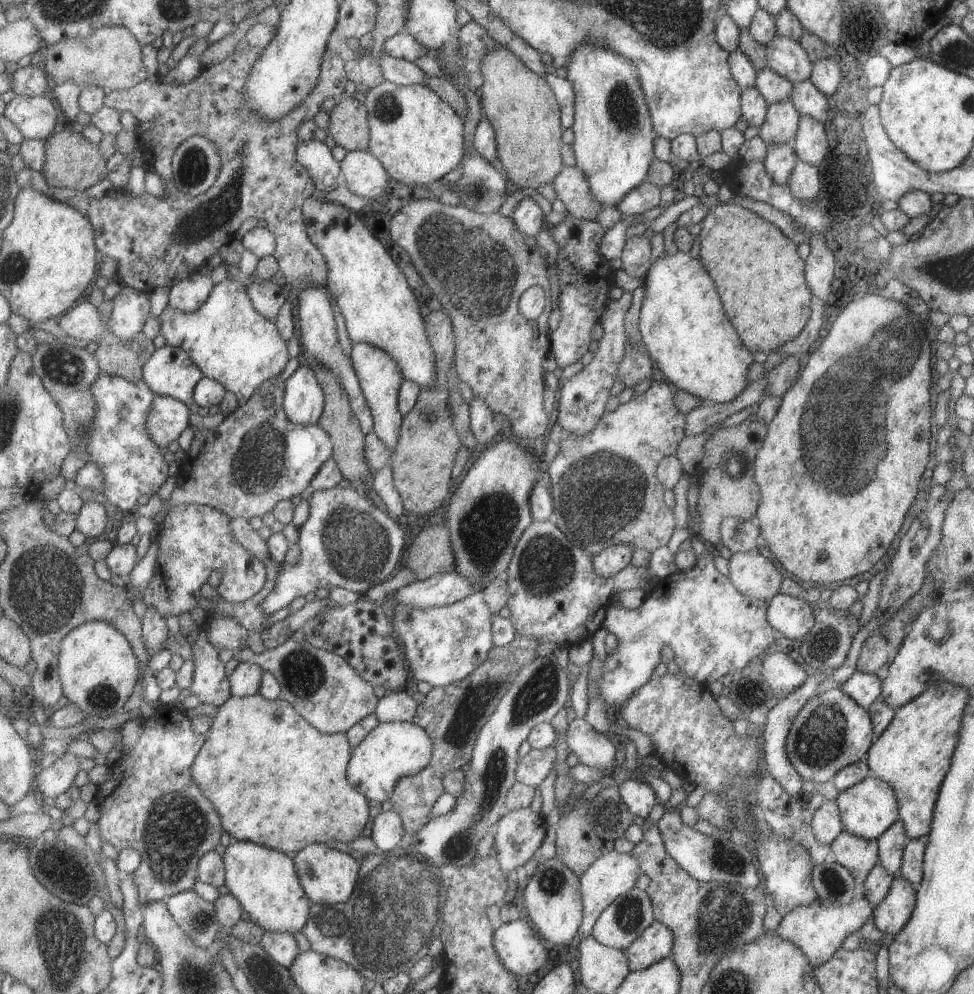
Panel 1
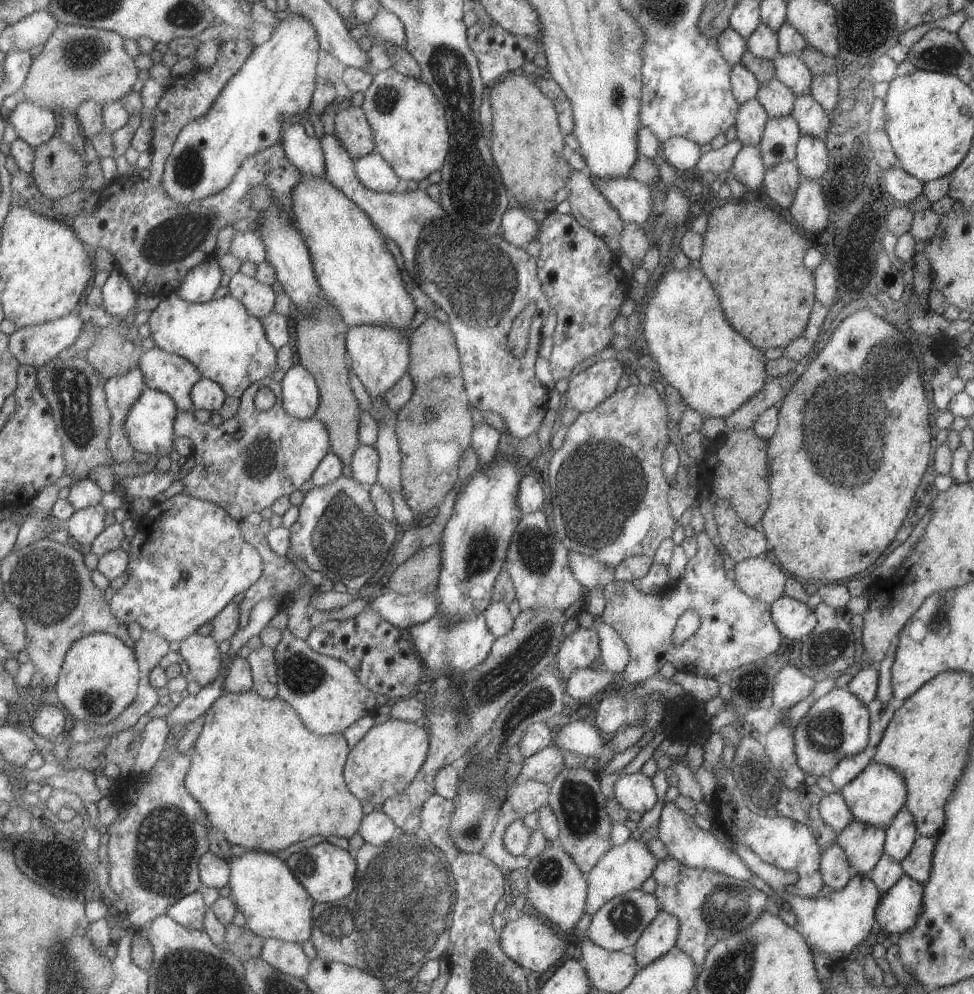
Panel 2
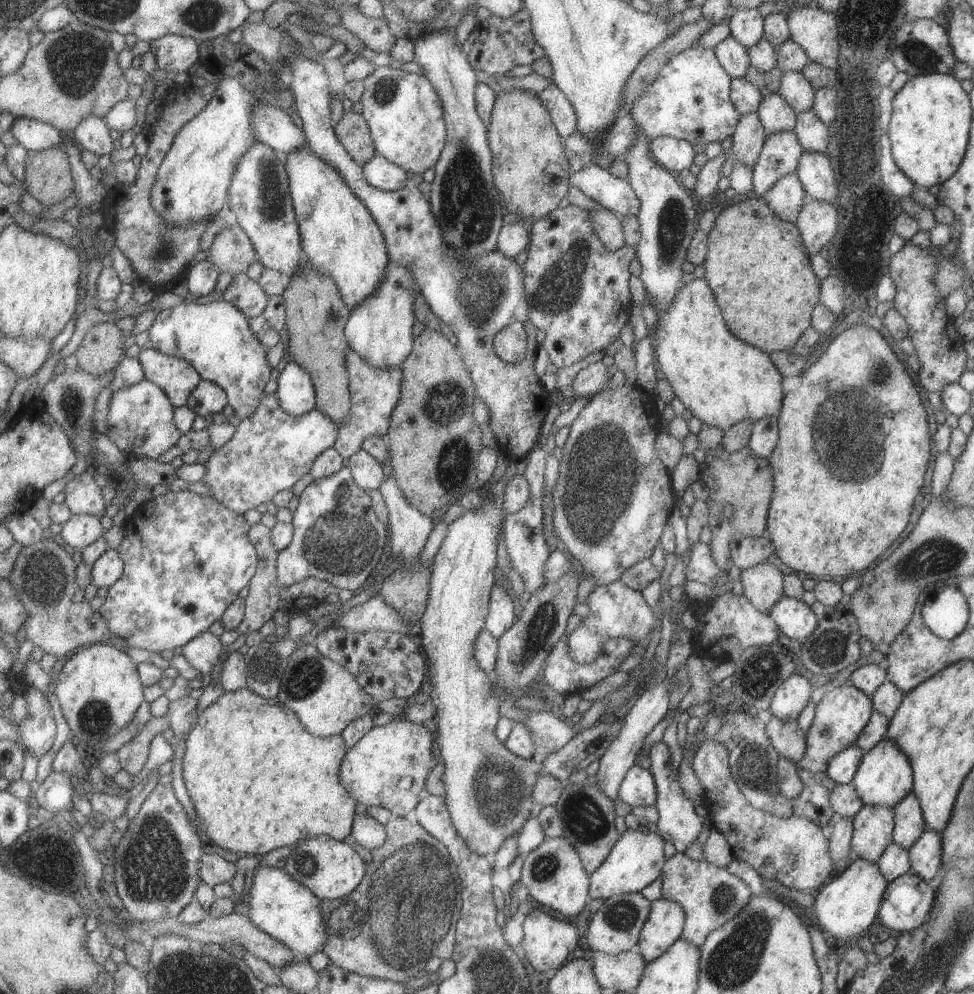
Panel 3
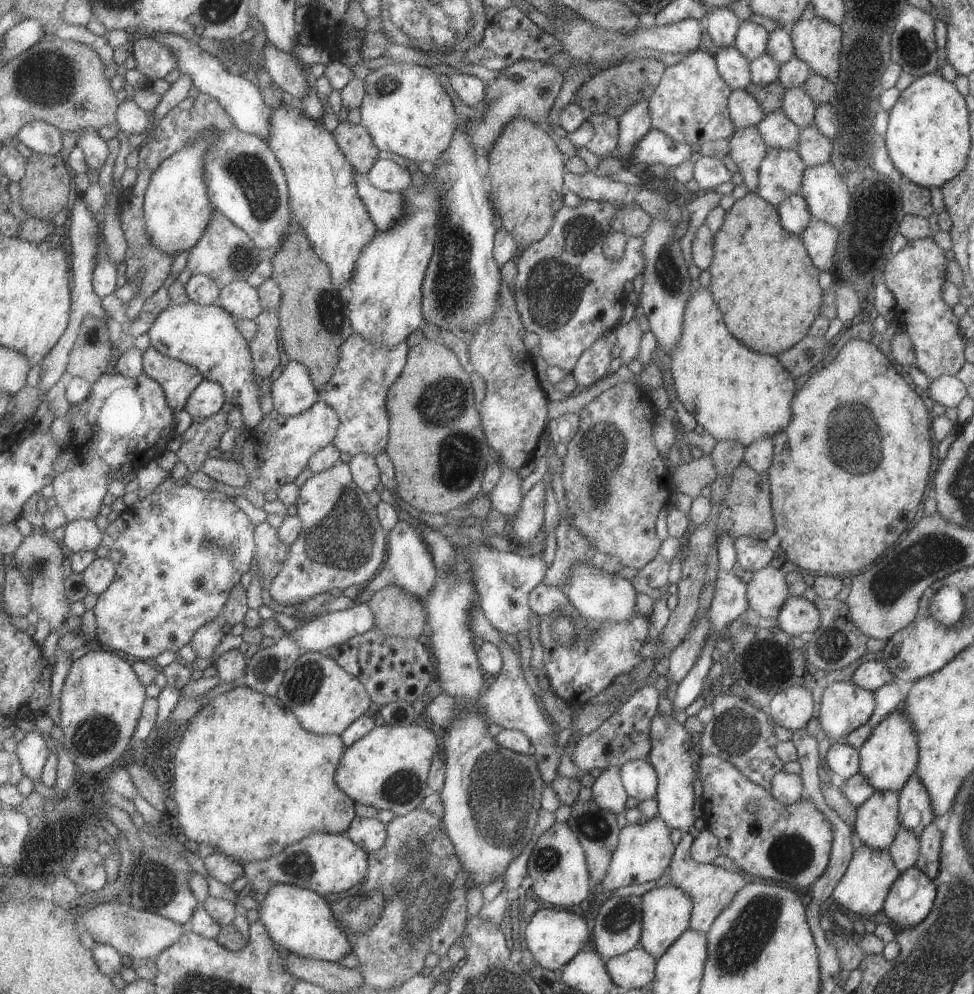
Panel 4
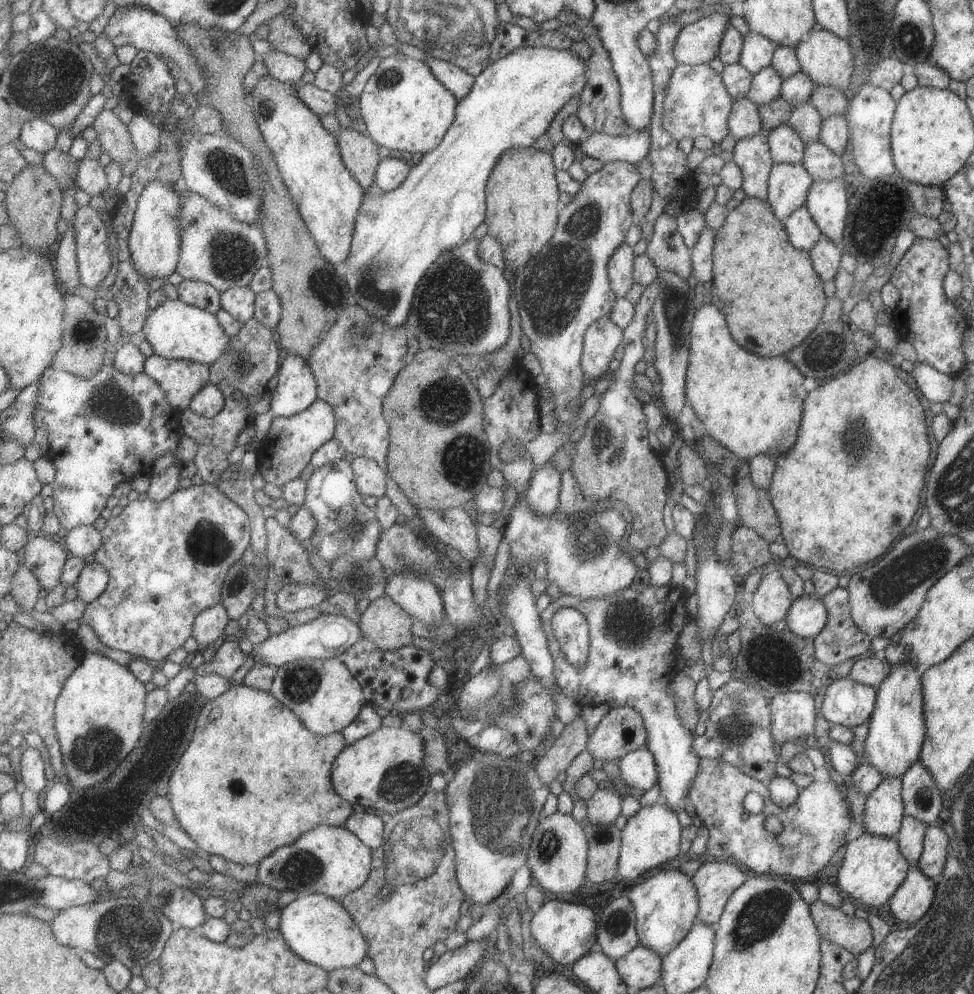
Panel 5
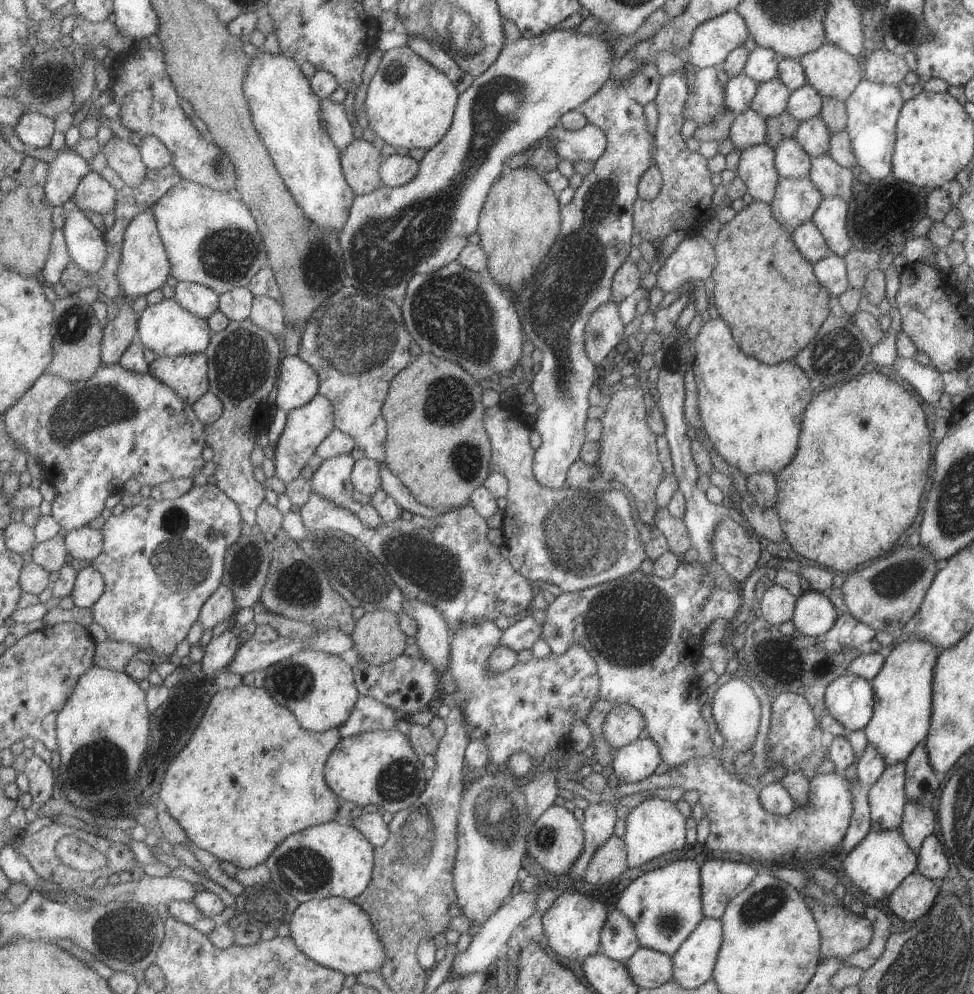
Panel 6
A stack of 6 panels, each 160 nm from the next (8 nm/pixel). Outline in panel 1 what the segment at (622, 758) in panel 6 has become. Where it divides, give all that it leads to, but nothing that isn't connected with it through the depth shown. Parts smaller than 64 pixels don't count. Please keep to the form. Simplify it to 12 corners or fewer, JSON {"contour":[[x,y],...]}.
{"contour":[[633,775],[618,786],[631,815],[645,819],[658,802],[650,785]]}

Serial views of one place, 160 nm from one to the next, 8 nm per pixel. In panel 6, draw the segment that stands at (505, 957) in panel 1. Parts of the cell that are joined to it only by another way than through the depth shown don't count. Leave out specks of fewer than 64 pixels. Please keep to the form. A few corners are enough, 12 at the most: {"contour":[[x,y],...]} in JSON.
{"contour":[[578,891],[542,914],[548,945],[567,958],[599,953],[608,910]]}

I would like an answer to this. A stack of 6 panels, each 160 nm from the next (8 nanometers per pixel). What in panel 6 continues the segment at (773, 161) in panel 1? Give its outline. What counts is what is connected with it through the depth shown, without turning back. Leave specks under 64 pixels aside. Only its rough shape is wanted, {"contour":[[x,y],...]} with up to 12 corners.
{"contour":[[810,220],[793,229],[791,238],[812,265],[831,254]]}

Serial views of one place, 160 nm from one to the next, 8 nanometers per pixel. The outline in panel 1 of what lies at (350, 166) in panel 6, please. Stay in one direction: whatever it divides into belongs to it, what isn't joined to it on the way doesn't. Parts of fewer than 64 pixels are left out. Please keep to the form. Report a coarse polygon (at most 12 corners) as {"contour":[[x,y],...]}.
{"contour":[[347,97],[331,111],[330,132],[347,152],[368,151],[370,113]]}

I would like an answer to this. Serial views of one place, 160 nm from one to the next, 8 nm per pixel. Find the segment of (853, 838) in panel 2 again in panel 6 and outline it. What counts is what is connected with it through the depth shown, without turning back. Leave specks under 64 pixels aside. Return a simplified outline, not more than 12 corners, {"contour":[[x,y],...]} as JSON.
{"contour":[[887,765],[867,787],[871,831],[901,824],[905,767]]}

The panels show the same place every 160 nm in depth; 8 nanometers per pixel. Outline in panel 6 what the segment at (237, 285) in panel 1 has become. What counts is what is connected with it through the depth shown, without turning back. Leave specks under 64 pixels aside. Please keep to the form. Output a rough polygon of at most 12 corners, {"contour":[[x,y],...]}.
{"contour":[[176,298],[148,306],[138,322],[143,346],[159,357],[202,353],[208,320]]}

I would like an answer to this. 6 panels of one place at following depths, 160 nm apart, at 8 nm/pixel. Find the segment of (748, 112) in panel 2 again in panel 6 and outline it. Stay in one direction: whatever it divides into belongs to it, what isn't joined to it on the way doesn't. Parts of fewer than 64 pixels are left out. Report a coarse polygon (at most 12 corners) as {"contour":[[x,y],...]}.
{"contour":[[743,149],[735,174],[753,201],[771,204],[779,180],[774,149]]}

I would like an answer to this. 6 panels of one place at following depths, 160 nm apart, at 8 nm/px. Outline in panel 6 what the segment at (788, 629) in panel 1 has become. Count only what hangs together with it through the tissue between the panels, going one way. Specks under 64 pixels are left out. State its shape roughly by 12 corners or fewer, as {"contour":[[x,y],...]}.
{"contour":[[810,588],[796,596],[791,621],[801,634],[826,633],[836,610]]}

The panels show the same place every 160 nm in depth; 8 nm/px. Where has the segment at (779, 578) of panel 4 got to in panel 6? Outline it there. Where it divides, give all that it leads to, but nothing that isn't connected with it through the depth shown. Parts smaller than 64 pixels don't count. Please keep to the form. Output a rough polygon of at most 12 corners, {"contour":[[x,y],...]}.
{"contour":[[774,582],[759,599],[770,625],[791,620],[796,597]]}

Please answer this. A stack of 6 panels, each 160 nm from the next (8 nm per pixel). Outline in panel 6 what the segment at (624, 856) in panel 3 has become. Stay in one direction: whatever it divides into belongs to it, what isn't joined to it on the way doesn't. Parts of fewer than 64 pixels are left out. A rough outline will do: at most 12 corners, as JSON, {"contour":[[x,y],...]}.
{"contour":[[659,797],[628,809],[628,868],[681,850],[686,818]]}

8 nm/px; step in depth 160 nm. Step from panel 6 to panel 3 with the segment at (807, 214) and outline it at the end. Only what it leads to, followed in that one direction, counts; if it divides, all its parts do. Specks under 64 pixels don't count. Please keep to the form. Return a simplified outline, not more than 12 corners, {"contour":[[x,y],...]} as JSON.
{"contour":[[793,129],[767,133],[752,169],[763,197],[795,172],[801,152]]}

